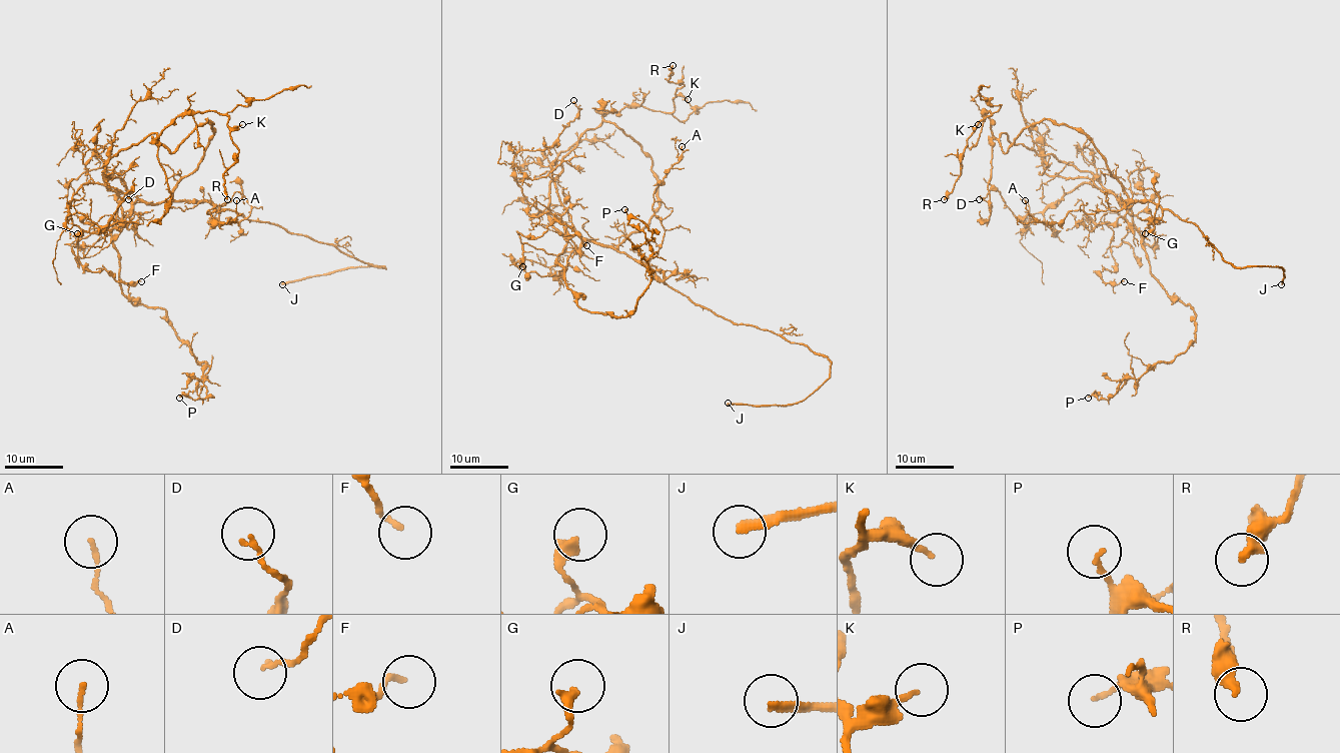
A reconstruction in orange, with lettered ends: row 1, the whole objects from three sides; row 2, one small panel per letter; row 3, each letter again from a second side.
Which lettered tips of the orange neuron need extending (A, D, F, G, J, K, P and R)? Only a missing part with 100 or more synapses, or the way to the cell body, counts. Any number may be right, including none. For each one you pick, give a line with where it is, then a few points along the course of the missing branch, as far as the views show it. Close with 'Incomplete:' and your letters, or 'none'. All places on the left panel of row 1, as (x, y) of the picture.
J: place (282, 284)
Incomplete: J

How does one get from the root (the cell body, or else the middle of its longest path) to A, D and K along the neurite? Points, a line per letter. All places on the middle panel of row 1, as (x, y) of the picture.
A: (630, 137), (650, 159), (658, 206), (618, 250), (645, 263), (664, 234), (652, 209), (653, 191), (682, 146)
D: (630, 137), (658, 206), (615, 248), (588, 241), (538, 210), (513, 166), (552, 144), (573, 100)
K: (630, 137), (602, 117), (624, 106), (672, 112), (678, 95), (688, 99)

